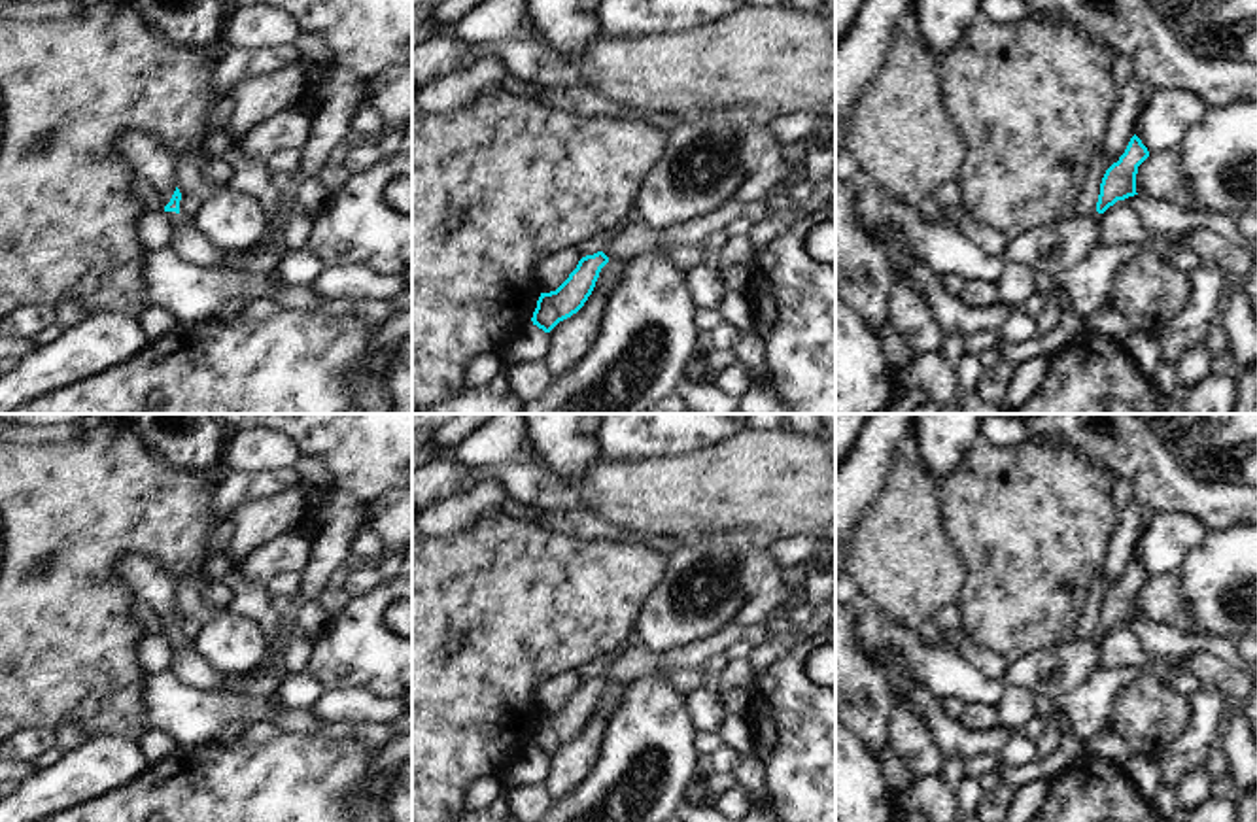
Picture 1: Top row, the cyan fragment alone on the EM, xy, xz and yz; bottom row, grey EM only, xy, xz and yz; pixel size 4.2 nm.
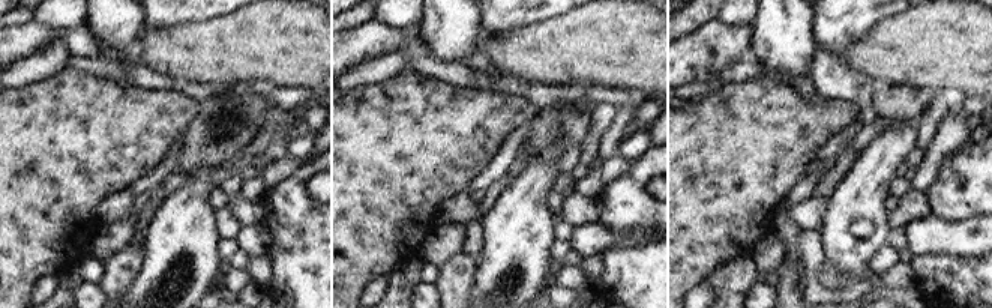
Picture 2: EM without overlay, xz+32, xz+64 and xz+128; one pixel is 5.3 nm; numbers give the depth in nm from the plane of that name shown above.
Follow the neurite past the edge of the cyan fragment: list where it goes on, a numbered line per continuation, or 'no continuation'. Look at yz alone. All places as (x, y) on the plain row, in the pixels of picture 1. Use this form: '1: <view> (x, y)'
no continuation

